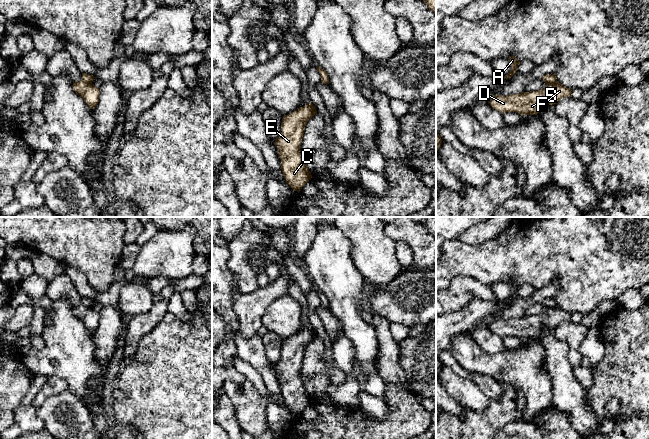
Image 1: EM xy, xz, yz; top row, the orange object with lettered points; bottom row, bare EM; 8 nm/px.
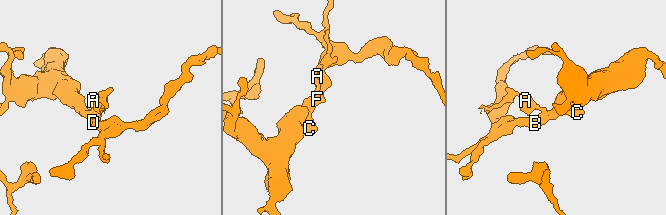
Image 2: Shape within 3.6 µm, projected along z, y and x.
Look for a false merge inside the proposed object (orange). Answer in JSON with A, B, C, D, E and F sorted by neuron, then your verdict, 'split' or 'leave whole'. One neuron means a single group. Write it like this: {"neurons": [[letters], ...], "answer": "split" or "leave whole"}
{"neurons": [["A"], ["B", "C", "D", "E", "F"]], "answer": "split"}

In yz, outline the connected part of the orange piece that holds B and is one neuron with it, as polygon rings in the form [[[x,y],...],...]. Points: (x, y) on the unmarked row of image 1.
[[[558,305],[538,315],[519,318],[493,319],[490,330],[500,337],[517,336],[523,339],[537,339],[544,327],[555,329],[564,321],[572,320],[572,314]]]

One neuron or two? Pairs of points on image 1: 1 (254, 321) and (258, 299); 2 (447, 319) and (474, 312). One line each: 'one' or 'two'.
1: one
2: one

